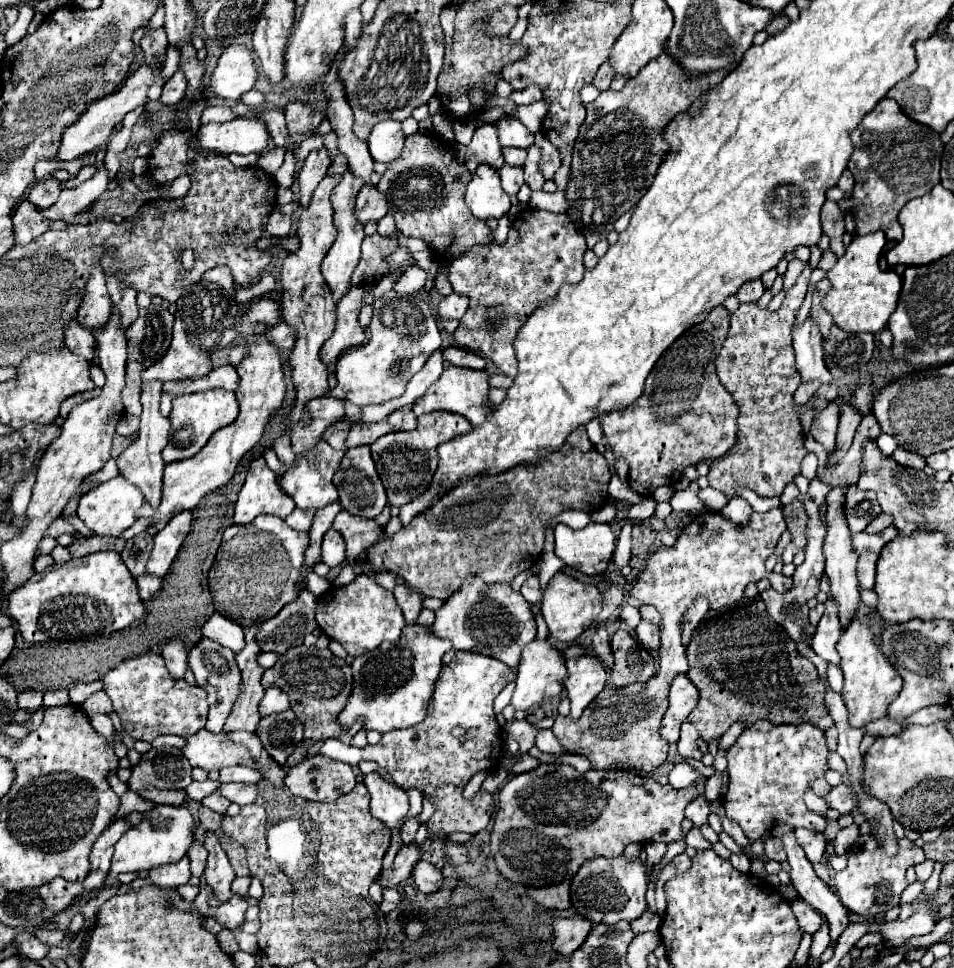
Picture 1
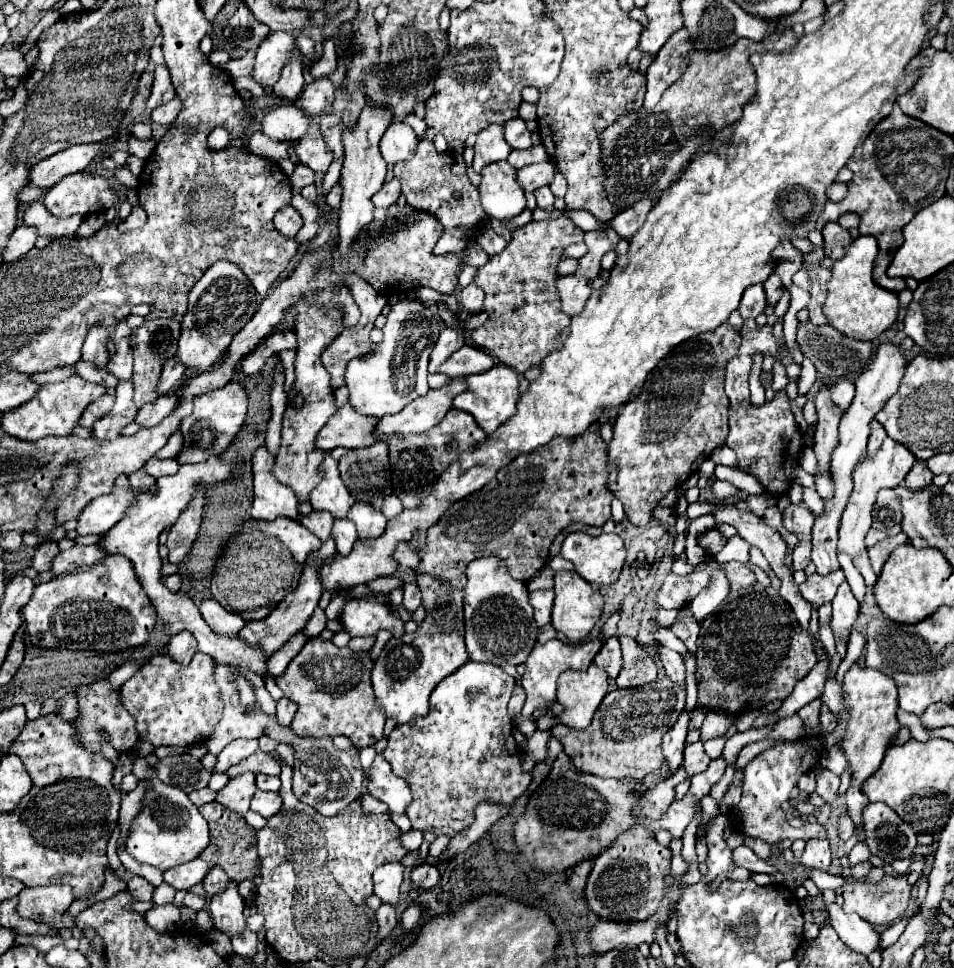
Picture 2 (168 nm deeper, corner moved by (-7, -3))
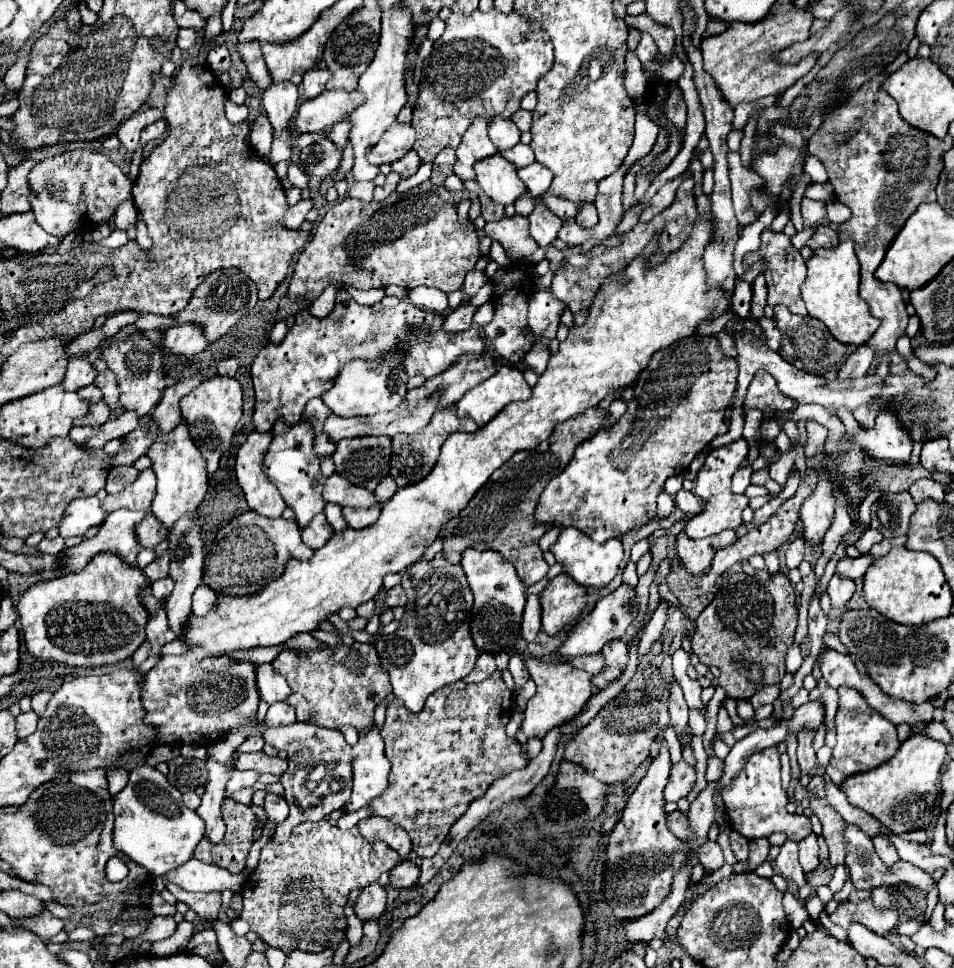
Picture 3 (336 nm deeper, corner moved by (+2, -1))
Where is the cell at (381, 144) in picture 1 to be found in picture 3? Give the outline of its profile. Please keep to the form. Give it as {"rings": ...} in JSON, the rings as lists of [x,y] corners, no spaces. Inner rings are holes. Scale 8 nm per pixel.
{"rings":[[[395,123],[381,135],[377,145],[367,149],[367,159],[373,165],[393,163],[395,159],[399,159],[407,151],[411,151],[413,143],[415,143],[415,129],[411,125]]]}

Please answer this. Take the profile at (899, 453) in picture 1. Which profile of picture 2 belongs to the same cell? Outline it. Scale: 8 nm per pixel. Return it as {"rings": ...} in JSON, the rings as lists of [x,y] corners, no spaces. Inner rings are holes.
{"rings":[[[916,459],[916,463],[912,465],[912,469],[904,479],[904,485],[912,489],[920,489],[920,487],[926,487],[928,483],[932,483],[932,471],[926,467],[926,463]]]}

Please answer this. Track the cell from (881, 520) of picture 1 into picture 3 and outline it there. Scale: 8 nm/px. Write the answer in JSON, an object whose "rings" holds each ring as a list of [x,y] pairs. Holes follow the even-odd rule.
{"rings":[[[867,529],[867,531],[861,535],[861,539],[855,543],[855,547],[859,549],[859,553],[869,553],[869,549],[871,549],[875,543],[879,543],[881,539],[883,539],[883,535],[881,535],[879,531]]]}

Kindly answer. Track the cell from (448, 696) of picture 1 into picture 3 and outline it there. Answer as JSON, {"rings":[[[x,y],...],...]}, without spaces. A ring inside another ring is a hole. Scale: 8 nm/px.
{"rings":[[[501,671],[481,683],[445,685],[427,699],[419,713],[410,712],[393,699],[381,729],[385,757],[391,763],[389,787],[369,803],[373,815],[403,827],[421,859],[433,857],[451,825],[475,799],[487,793],[495,779],[527,765],[521,743],[505,735],[511,713],[513,693],[503,683]],[[439,737],[475,737],[475,741],[439,741]]]}

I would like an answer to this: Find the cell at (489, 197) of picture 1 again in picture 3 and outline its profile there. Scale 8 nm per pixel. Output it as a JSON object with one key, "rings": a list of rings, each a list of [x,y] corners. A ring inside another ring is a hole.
{"rings":[[[501,153],[485,157],[475,163],[475,181],[497,203],[515,203],[527,191],[527,185],[517,177],[517,167],[511,165]]]}

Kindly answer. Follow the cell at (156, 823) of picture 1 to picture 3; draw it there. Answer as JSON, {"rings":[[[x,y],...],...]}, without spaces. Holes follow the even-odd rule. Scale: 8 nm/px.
{"rings":[[[151,765],[137,767],[129,773],[129,783],[121,793],[125,795],[117,793],[113,797],[113,847],[117,851],[153,875],[165,875],[193,857],[195,847],[205,837],[205,823],[195,811],[185,807],[181,793],[171,787],[163,773]]]}

